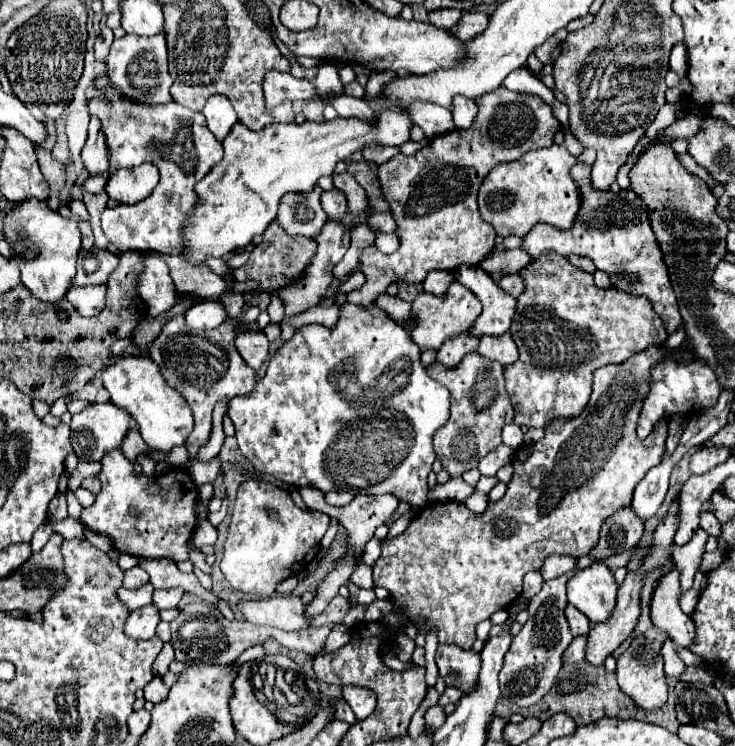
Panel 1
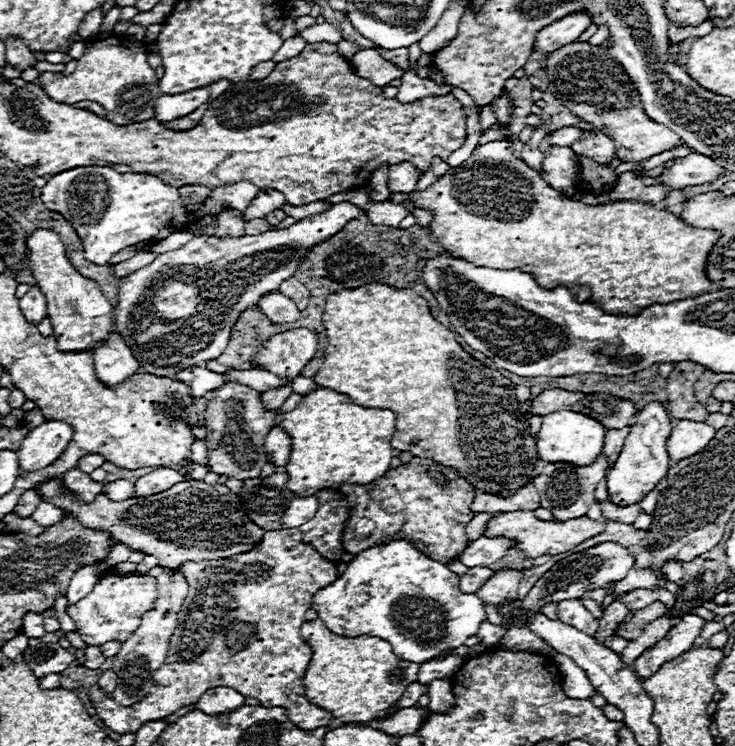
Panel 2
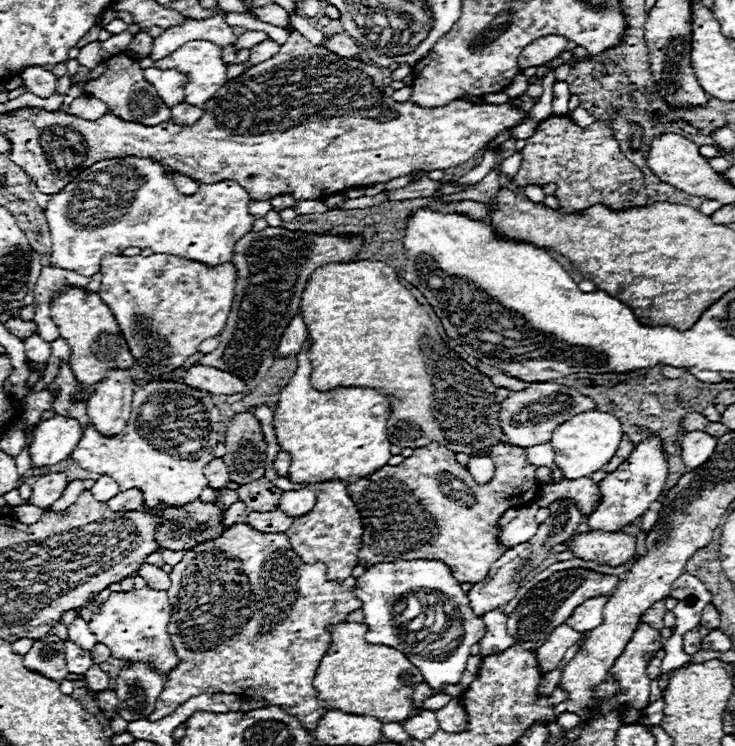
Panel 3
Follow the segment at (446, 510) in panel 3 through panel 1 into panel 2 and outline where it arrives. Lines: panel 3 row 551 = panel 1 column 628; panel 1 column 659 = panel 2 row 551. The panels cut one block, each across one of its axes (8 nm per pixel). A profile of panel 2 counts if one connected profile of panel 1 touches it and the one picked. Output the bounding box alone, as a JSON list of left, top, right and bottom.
[338,456,474,564]

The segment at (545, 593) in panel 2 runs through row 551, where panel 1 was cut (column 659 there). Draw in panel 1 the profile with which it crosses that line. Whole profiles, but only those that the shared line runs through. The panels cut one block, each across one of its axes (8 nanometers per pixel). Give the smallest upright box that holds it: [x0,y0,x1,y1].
[652,570,696,648]

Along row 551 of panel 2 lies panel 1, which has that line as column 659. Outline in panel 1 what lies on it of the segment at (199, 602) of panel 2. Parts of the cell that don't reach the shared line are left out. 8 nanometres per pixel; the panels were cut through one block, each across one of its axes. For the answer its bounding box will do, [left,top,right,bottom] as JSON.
[524,166,682,332]

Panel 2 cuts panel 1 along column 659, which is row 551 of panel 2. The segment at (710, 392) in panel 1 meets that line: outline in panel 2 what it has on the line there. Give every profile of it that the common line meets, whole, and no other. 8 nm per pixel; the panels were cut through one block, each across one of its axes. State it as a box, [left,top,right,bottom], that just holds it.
[312,540,488,664]

